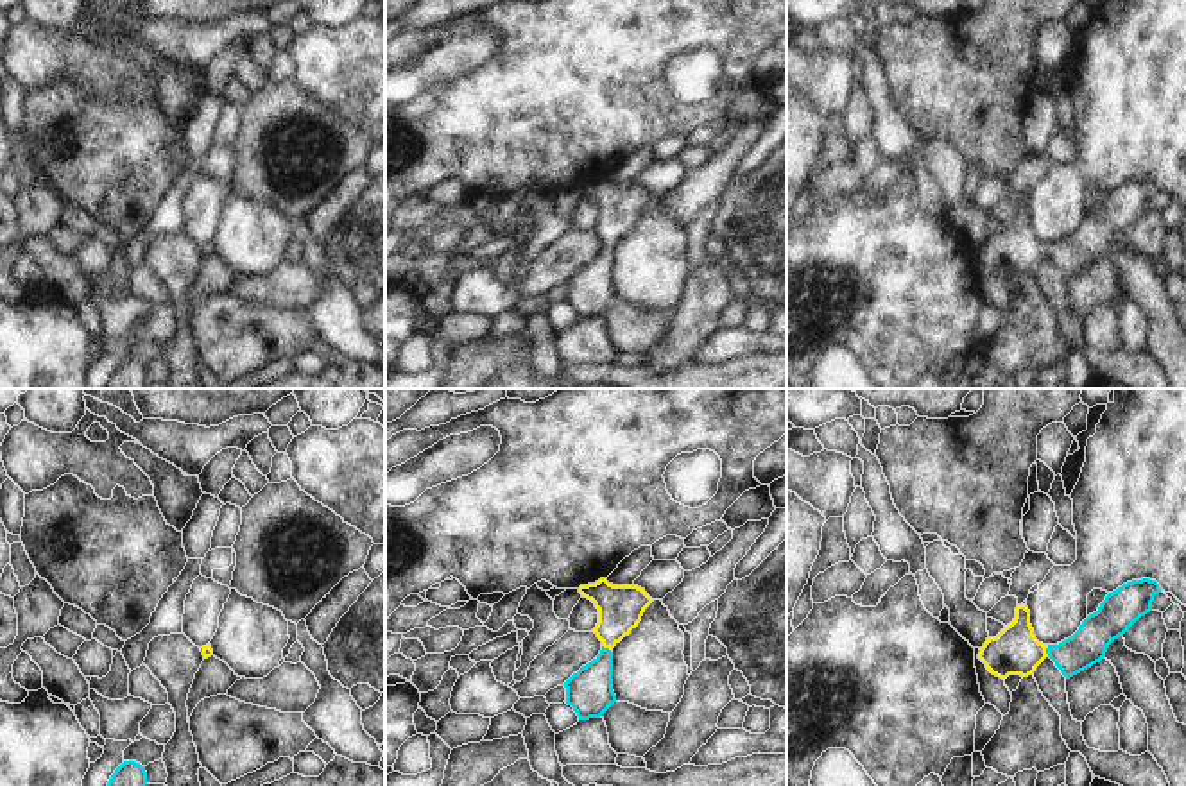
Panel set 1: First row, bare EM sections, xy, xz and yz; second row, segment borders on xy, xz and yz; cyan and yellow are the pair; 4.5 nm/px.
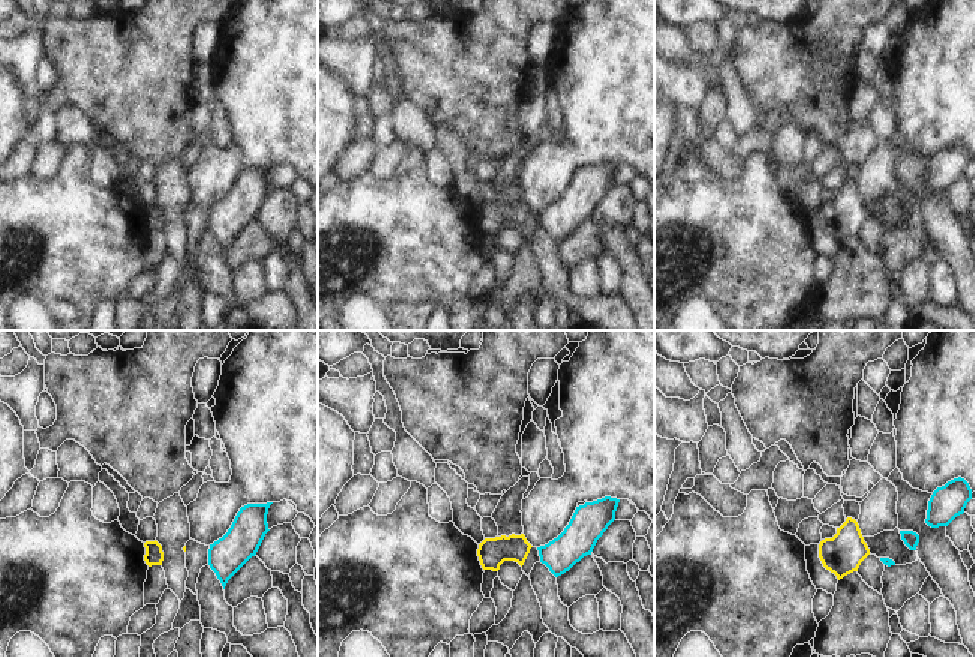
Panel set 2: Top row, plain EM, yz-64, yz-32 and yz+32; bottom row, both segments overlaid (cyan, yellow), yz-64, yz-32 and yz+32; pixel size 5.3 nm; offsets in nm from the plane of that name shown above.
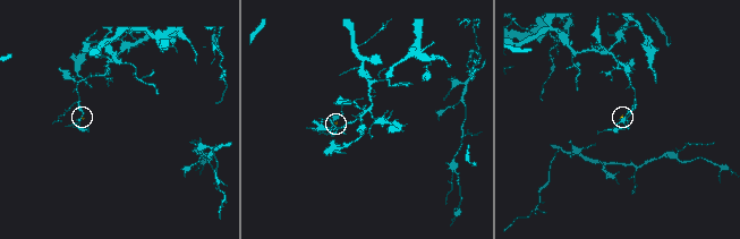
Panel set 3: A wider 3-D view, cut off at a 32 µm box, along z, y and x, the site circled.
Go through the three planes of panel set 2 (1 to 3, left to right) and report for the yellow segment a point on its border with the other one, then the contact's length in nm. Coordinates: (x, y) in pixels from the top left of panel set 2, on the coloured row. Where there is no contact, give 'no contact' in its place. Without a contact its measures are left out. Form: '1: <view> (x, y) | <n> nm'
1: no contact
2: no contact
3: no contact

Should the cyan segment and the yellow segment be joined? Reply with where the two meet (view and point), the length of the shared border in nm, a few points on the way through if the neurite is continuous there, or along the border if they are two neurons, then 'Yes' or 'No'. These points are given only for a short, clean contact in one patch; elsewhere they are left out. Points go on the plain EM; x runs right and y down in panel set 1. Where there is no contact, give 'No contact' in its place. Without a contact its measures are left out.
Touches cyan at yz (1047, 249). Shared border 60 nm. Path across: yz (1088, 244), (1082, 249), (1047, 249), (1014, 249). Yes

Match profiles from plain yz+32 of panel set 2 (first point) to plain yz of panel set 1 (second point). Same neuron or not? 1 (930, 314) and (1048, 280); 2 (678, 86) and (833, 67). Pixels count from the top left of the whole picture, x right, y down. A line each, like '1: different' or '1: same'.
1: same
2: same

